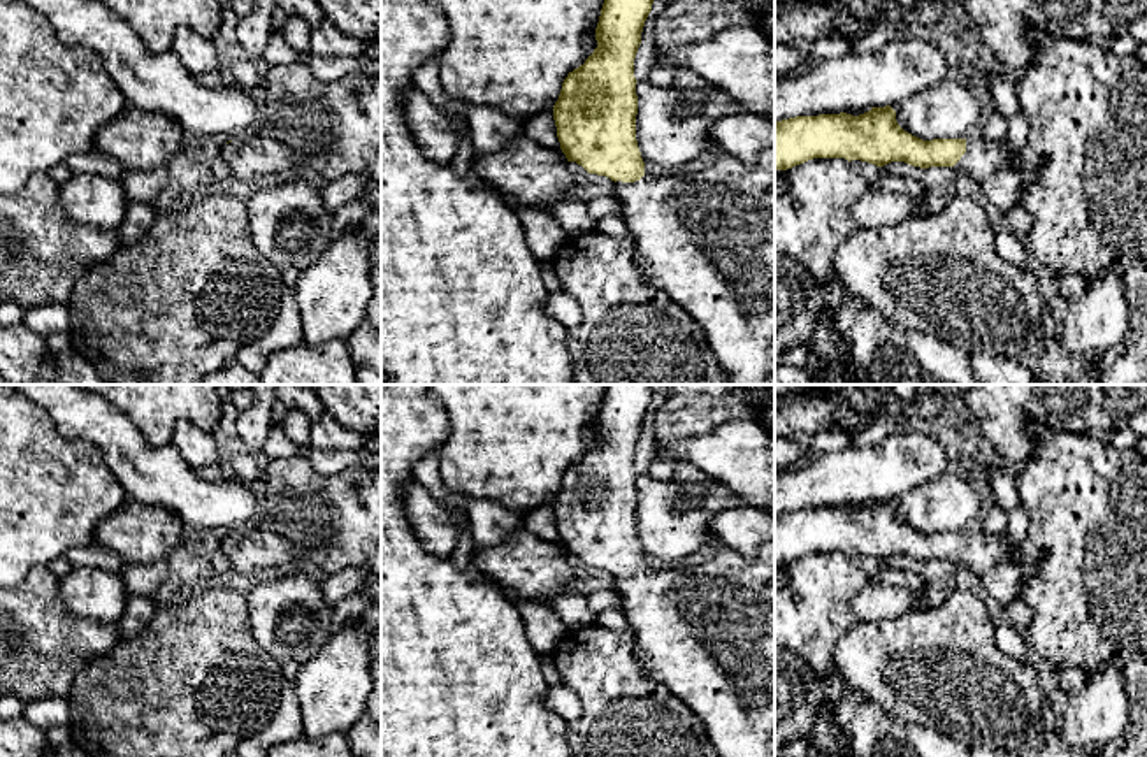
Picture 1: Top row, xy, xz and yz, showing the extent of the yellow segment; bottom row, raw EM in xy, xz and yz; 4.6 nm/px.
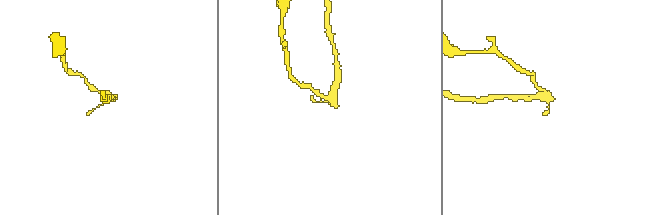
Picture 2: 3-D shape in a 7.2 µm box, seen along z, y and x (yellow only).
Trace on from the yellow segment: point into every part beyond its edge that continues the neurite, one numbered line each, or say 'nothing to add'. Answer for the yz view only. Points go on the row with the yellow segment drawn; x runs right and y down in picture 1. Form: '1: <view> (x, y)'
1: yz (1003, 176)

